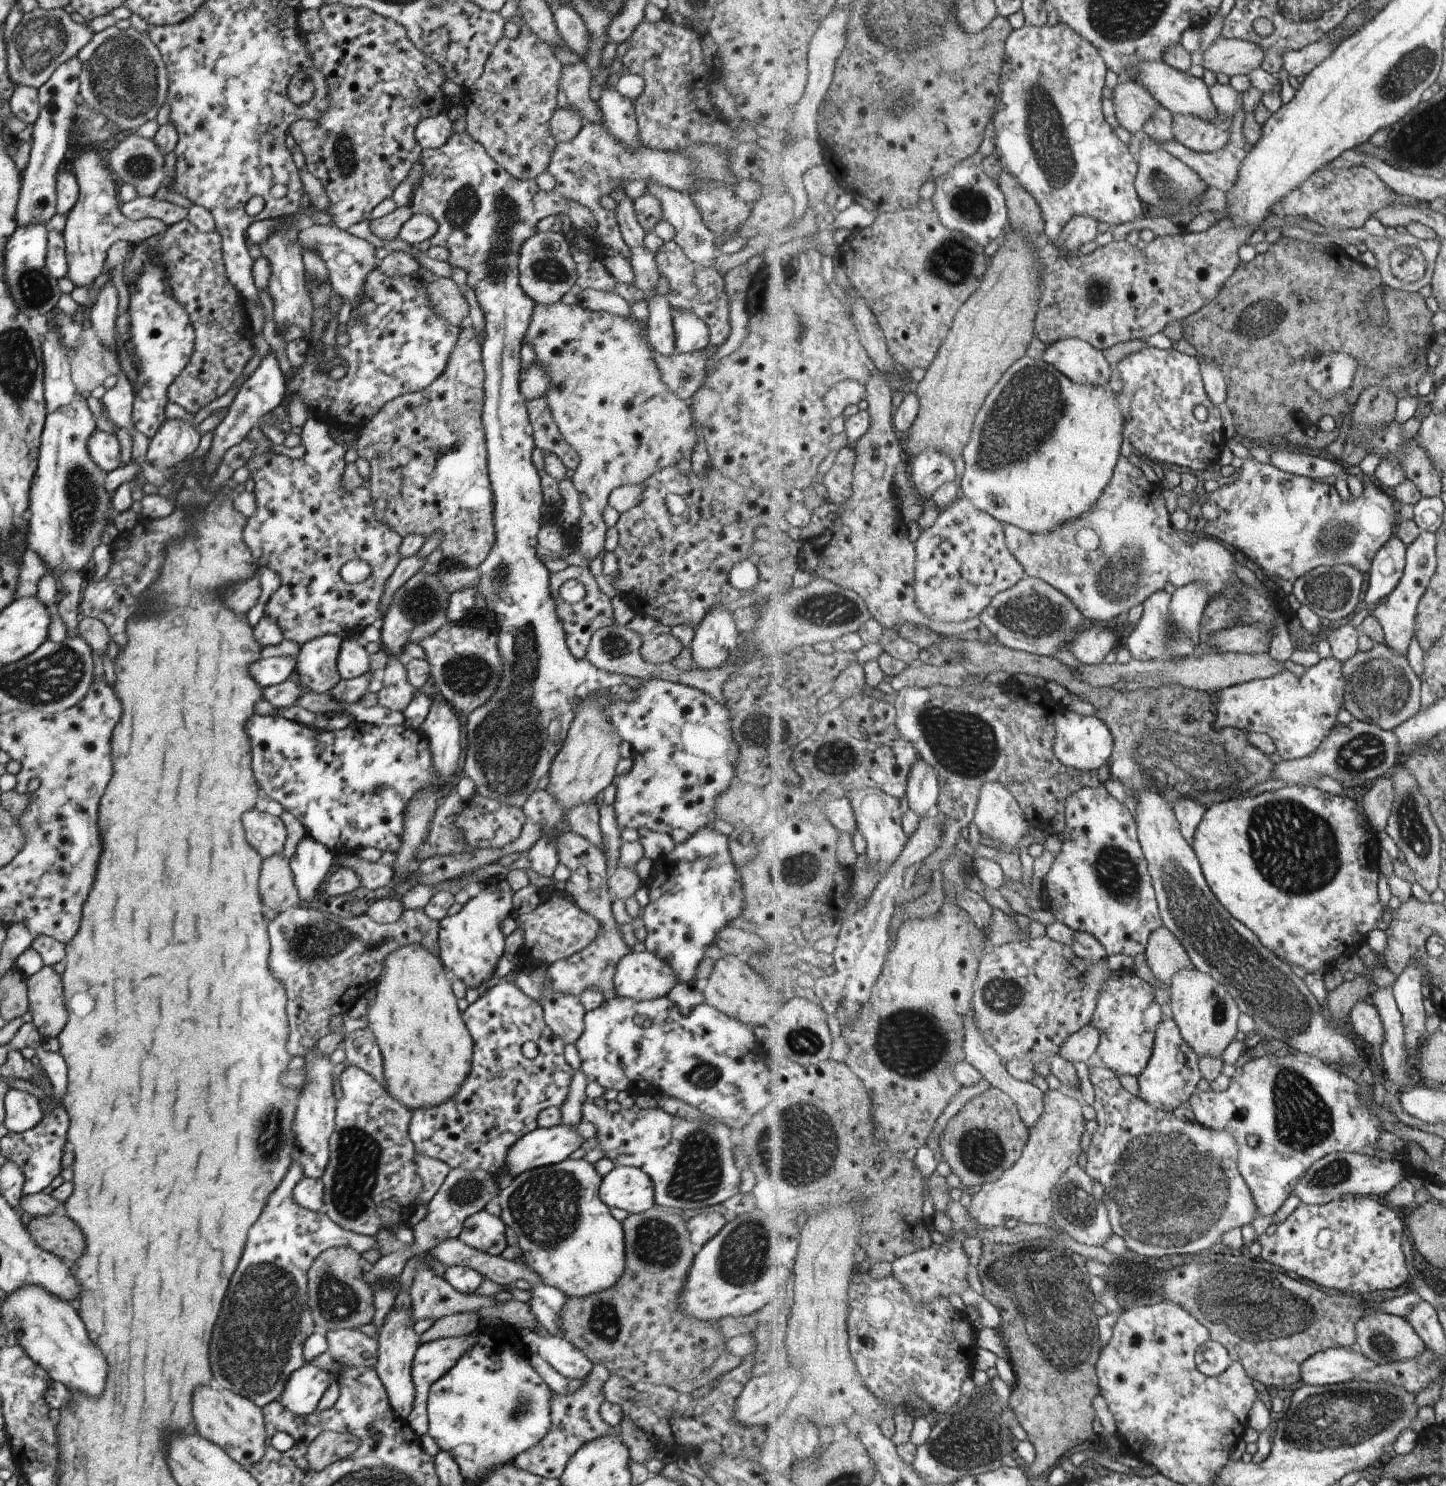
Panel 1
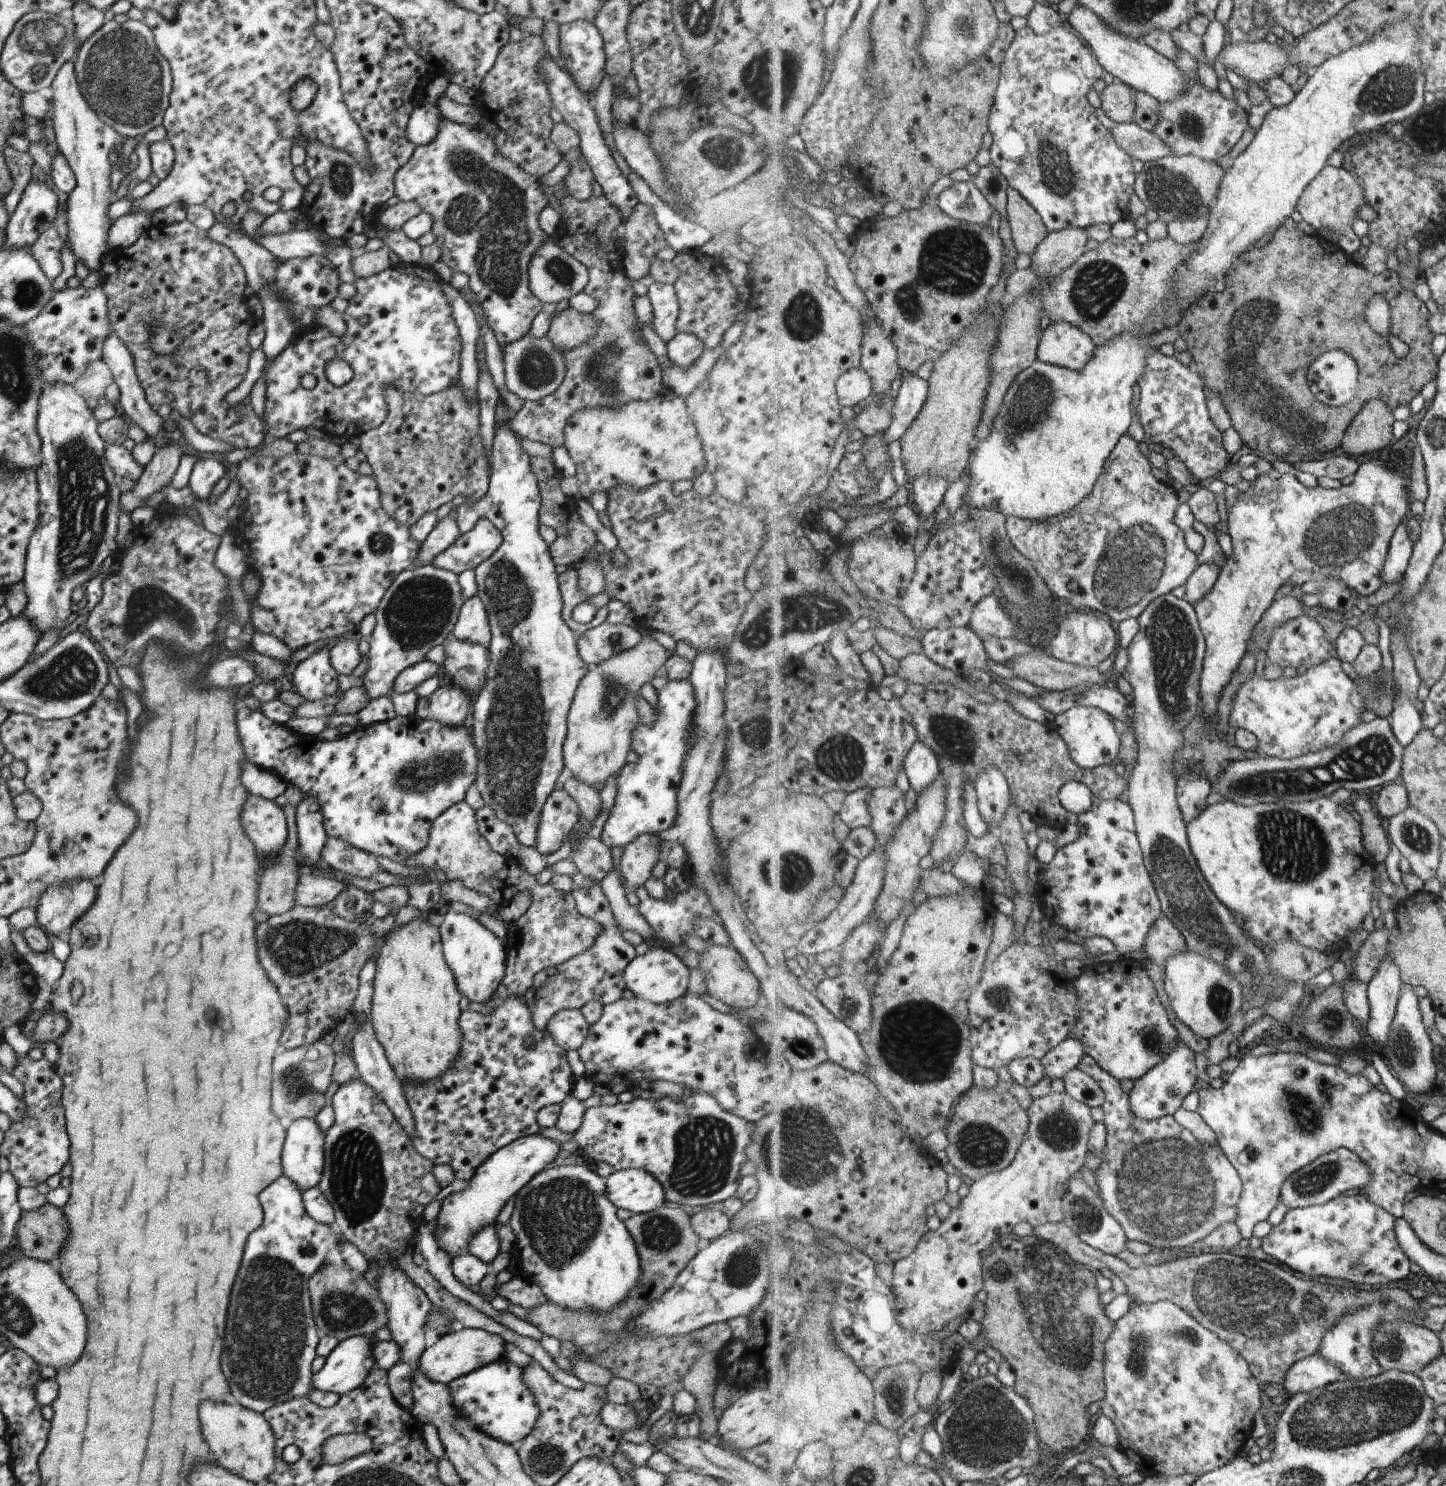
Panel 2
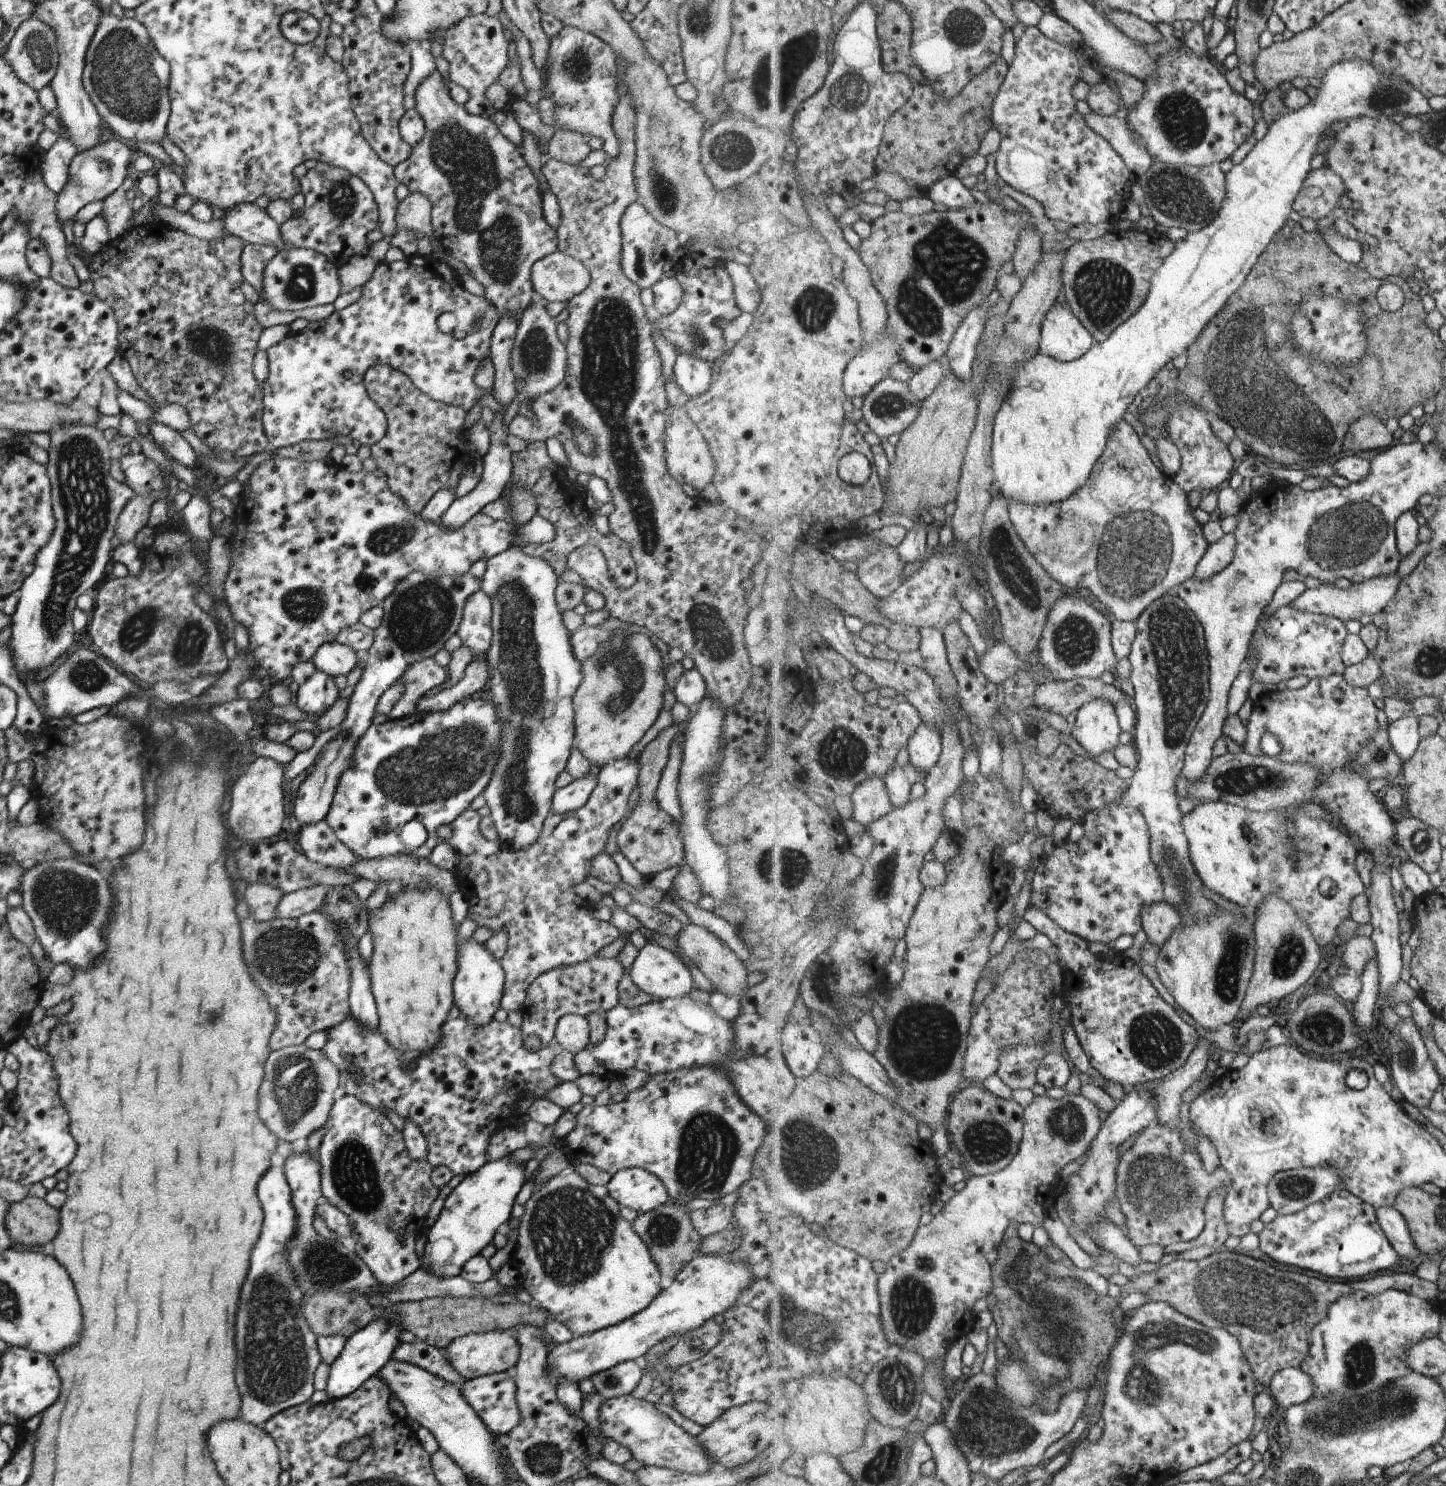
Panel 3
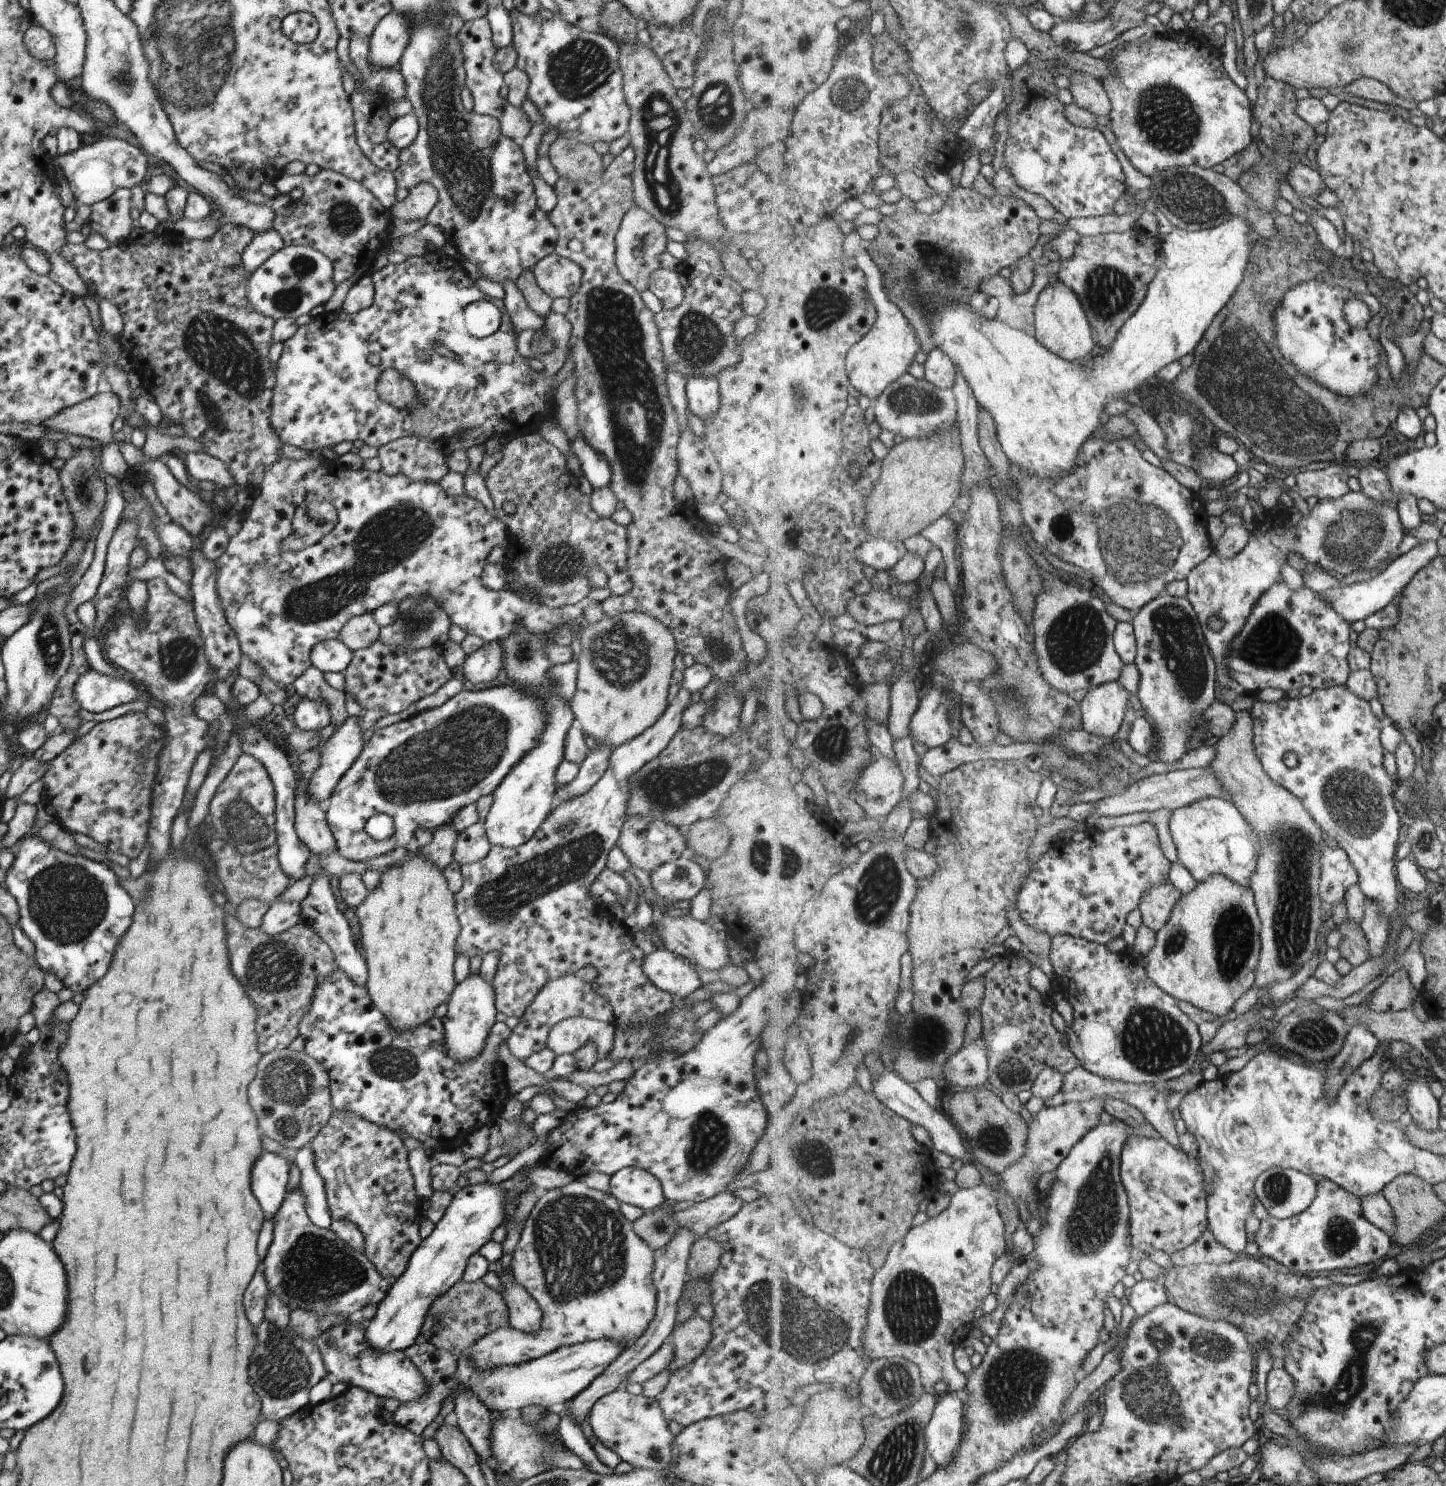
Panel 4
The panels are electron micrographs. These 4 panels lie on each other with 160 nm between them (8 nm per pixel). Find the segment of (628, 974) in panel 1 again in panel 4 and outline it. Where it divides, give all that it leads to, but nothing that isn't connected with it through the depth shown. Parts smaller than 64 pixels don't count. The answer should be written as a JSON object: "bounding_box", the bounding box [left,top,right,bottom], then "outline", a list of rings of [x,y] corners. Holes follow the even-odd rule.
{"bounding_box":[641,947,702,1000],"outline":[[[662,947],[643,956],[641,970],[645,978],[647,978],[655,988],[667,992],[667,994],[673,996],[674,1000],[683,1000],[702,986],[697,972],[695,972],[695,966],[691,964],[691,962]]]}

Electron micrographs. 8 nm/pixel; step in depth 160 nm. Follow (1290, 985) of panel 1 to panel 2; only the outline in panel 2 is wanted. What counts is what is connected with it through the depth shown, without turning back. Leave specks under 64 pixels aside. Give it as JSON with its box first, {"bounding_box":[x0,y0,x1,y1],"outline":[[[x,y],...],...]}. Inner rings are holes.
{"bounding_box":[1126,593,1305,1022],"outline":[[[1168,593],[1167,596],[1161,596],[1155,600],[1155,603],[1151,604],[1151,607],[1148,607],[1138,620],[1140,630],[1128,647],[1130,664],[1126,672],[1127,680],[1134,689],[1130,697],[1132,701],[1130,720],[1139,742],[1139,758],[1127,778],[1127,804],[1135,812],[1138,838],[1142,845],[1147,869],[1150,870],[1155,889],[1158,890],[1158,896],[1162,902],[1163,915],[1177,926],[1191,952],[1197,952],[1201,956],[1211,958],[1217,964],[1227,966],[1231,976],[1234,976],[1243,987],[1244,1002],[1249,1000],[1253,1008],[1261,1008],[1267,1016],[1284,1022],[1286,1011],[1301,1002],[1305,994],[1303,986],[1293,981],[1279,981],[1267,962],[1265,952],[1243,936],[1244,929],[1237,926],[1236,915],[1215,895],[1199,867],[1197,858],[1191,849],[1188,826],[1184,822],[1182,809],[1178,804],[1179,777],[1176,775],[1175,758],[1178,746],[1183,745],[1183,732],[1189,728],[1195,716],[1199,715],[1199,708],[1202,708],[1200,692],[1207,646],[1198,614],[1187,599],[1179,600],[1177,596]]]}

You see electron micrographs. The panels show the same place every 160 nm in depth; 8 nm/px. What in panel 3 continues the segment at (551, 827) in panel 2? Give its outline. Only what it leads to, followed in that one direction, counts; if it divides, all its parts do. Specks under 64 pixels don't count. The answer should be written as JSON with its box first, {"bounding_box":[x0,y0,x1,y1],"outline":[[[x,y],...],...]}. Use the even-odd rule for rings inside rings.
{"bounding_box":[550,770,595,815],"outline":[[[594,770],[577,780],[572,780],[564,788],[555,790],[550,803],[550,813],[566,815],[567,812],[583,807],[591,790],[595,787],[595,773]]]}

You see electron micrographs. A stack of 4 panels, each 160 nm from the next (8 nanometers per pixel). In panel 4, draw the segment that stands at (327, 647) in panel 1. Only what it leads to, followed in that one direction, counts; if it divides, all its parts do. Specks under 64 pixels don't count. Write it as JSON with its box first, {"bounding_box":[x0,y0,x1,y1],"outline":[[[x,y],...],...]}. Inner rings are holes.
{"bounding_box":[290,698,331,736],"outline":[[[301,698],[295,706],[290,720],[297,729],[307,731],[311,736],[314,736],[330,723],[331,716],[329,716],[329,710],[323,702]]]}

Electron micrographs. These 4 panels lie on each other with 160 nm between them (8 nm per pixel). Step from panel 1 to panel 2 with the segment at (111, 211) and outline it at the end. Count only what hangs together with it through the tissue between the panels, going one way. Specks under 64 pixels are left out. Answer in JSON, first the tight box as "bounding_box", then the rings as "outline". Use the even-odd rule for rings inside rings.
{"bounding_box":[47,62,122,271],"outline":[[[65,62],[50,85],[47,96],[51,100],[51,122],[55,141],[53,147],[63,154],[71,168],[75,187],[67,196],[65,222],[67,222],[67,242],[73,252],[74,263],[81,262],[90,271],[98,271],[103,254],[107,251],[107,232],[113,220],[108,215],[114,199],[110,184],[109,153],[113,145],[122,143],[121,135],[101,122],[87,107],[79,94],[74,66]]]}

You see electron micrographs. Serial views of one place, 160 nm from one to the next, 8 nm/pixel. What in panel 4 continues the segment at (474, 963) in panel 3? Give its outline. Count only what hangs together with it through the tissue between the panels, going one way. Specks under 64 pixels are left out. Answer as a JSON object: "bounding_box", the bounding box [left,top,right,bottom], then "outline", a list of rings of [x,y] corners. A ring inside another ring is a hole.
{"bounding_box":[441,972,495,1062],"outline":[[[479,972],[468,974],[459,984],[455,985],[446,1000],[447,1014],[441,1018],[443,1024],[443,1042],[445,1052],[455,1062],[471,1060],[477,1052],[481,1052],[489,1030],[495,1023],[495,990],[491,982],[483,980]]]}

